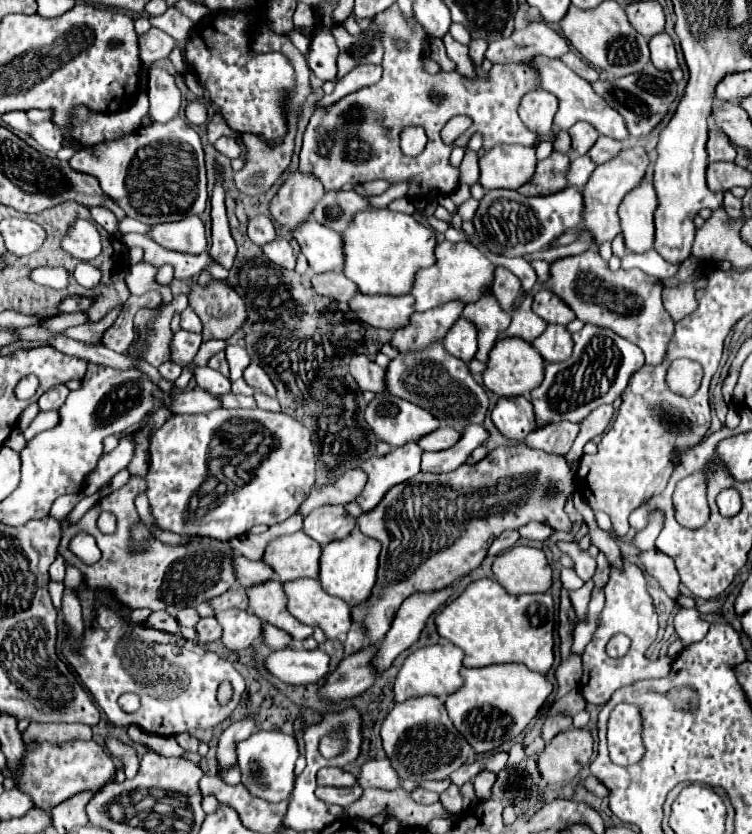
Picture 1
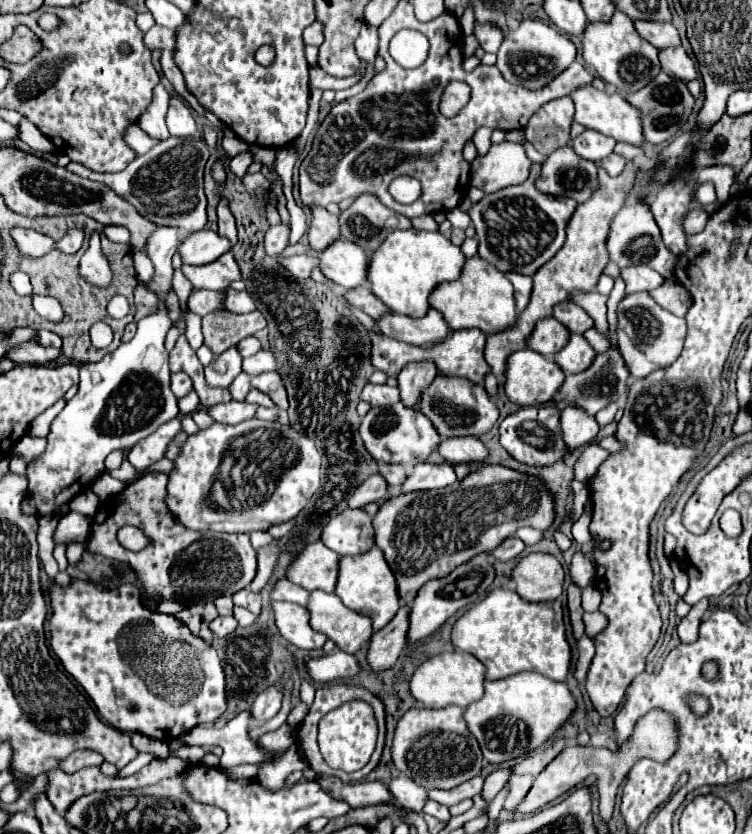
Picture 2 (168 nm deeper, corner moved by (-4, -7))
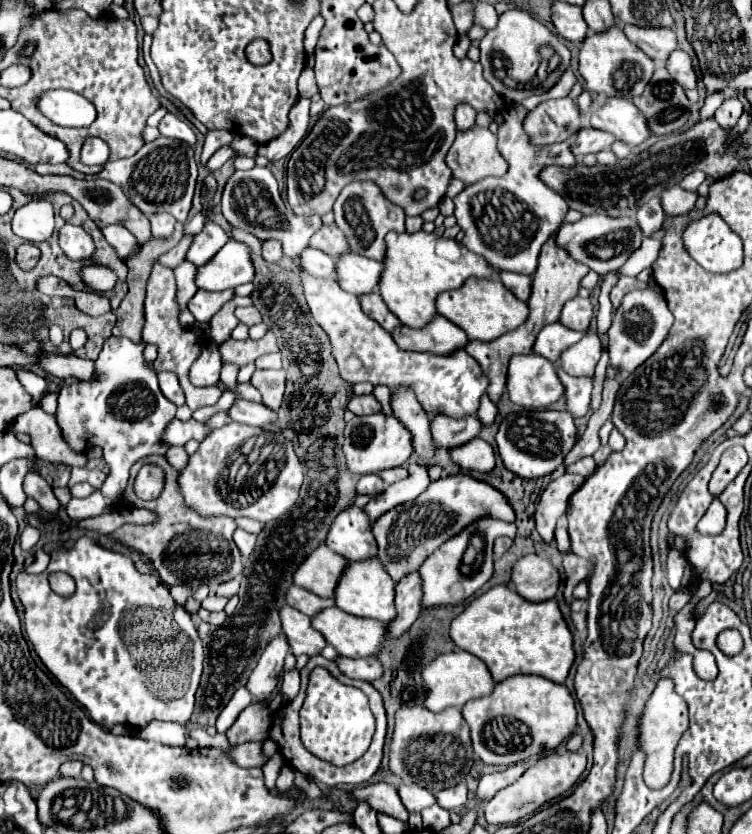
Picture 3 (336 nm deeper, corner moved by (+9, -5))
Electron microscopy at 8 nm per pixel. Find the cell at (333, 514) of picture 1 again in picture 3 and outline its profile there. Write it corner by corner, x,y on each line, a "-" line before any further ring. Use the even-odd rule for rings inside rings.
356,504
344,508
330,524
326,546
346,560
364,560
376,556
376,540
370,532
368,514

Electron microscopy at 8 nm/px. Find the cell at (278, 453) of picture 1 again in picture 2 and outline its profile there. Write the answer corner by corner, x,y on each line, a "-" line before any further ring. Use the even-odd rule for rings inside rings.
245,420
241,424
229,426
229,424
213,424
207,430
201,430
195,436
189,436
179,458
175,460
175,470
169,474
169,484
167,484
167,506
169,510
183,522
185,528
191,530
215,530
215,532
253,532
253,530
267,530
269,526
293,520
303,508
305,504
311,500
311,496
317,492
321,484
321,452
315,448
315,442
299,432
295,432
291,426
283,426
279,422
265,422
265,420

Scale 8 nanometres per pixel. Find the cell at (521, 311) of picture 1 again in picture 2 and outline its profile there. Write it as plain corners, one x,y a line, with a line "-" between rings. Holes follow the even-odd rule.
545,318
541,322
537,322
533,334
529,336
529,348
551,358
555,356
563,346
565,342
569,342
569,330
557,322
555,318

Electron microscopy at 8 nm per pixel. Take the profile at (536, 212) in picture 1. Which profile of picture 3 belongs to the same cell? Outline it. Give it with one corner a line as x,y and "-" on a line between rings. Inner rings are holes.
510,104
502,116
504,124
498,128
498,150
504,160
508,160
510,168
502,178
492,176
488,180
480,180
480,184
466,186
454,198
454,216
464,232
464,248
488,260
488,264
496,270
510,270
532,276
542,244
556,232
568,210
566,200
558,192
542,184
538,180
538,174
548,164
572,166
576,164
576,158
570,152
568,142
552,146
532,146
522,128
522,120
526,116
524,106

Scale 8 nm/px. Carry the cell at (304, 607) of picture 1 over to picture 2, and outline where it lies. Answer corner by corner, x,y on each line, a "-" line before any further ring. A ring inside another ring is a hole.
321,590
311,592
307,610
311,614
311,628
325,634
343,652
359,652
373,636
373,622
349,610
335,594
325,594

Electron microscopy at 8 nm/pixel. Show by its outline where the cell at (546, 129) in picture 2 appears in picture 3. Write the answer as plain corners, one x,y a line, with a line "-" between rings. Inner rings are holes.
572,98
546,100
526,114
524,130
534,146
564,142
578,132
578,116
578,106

